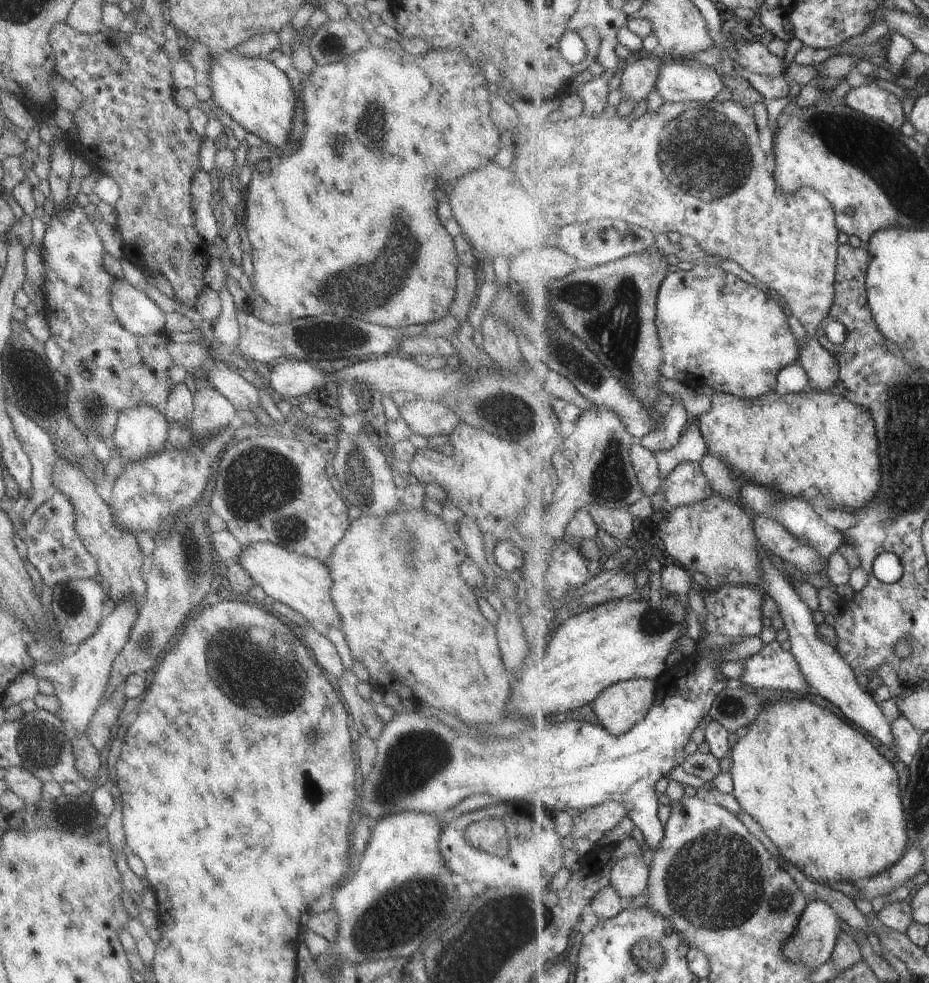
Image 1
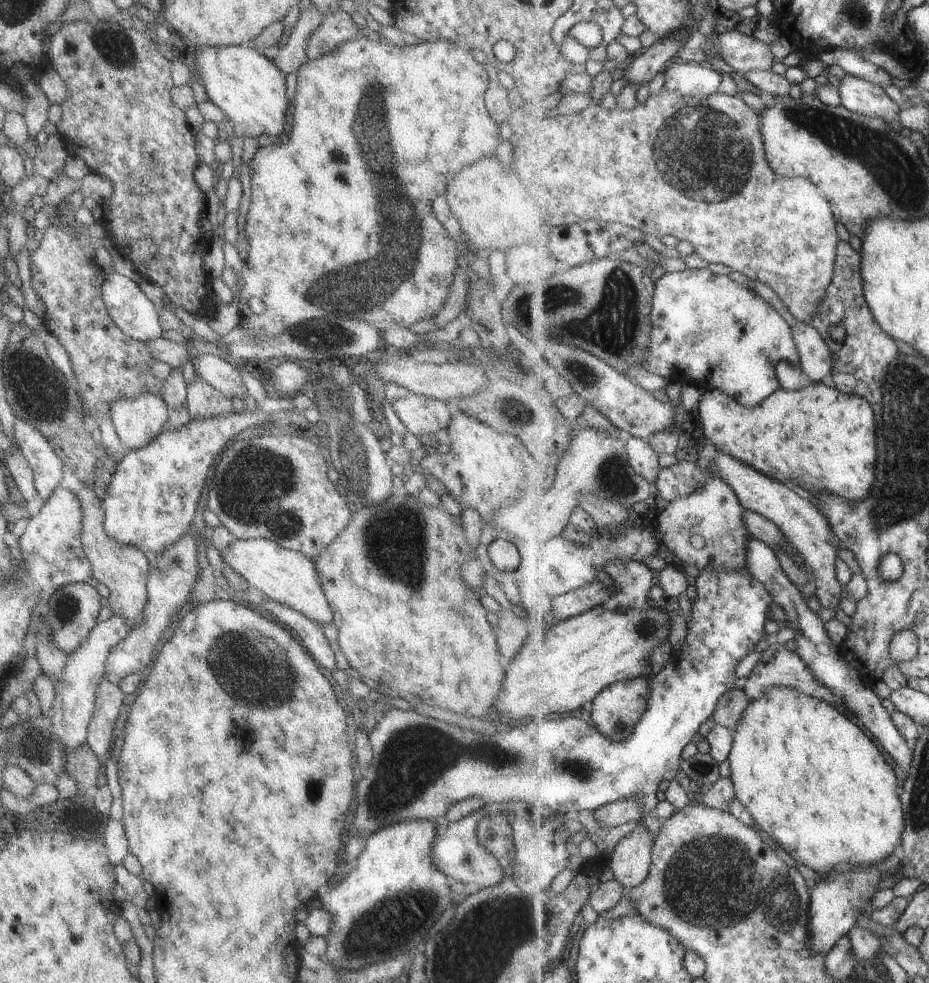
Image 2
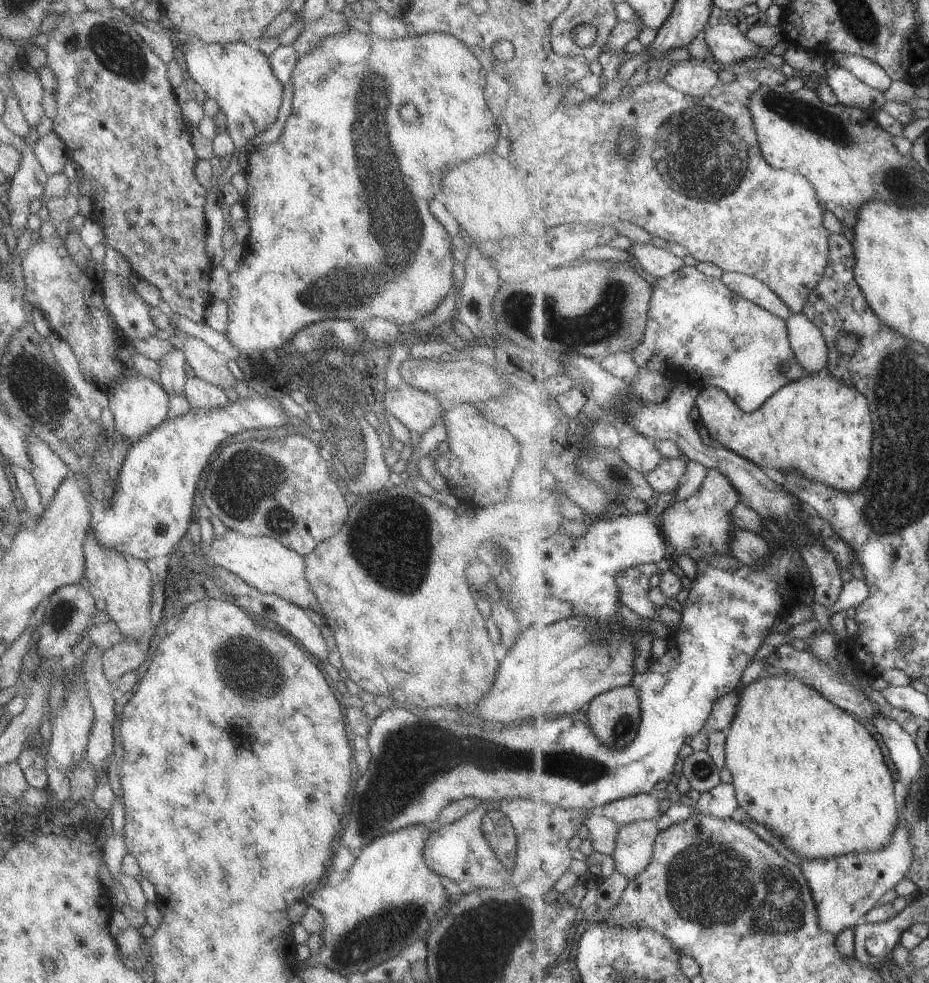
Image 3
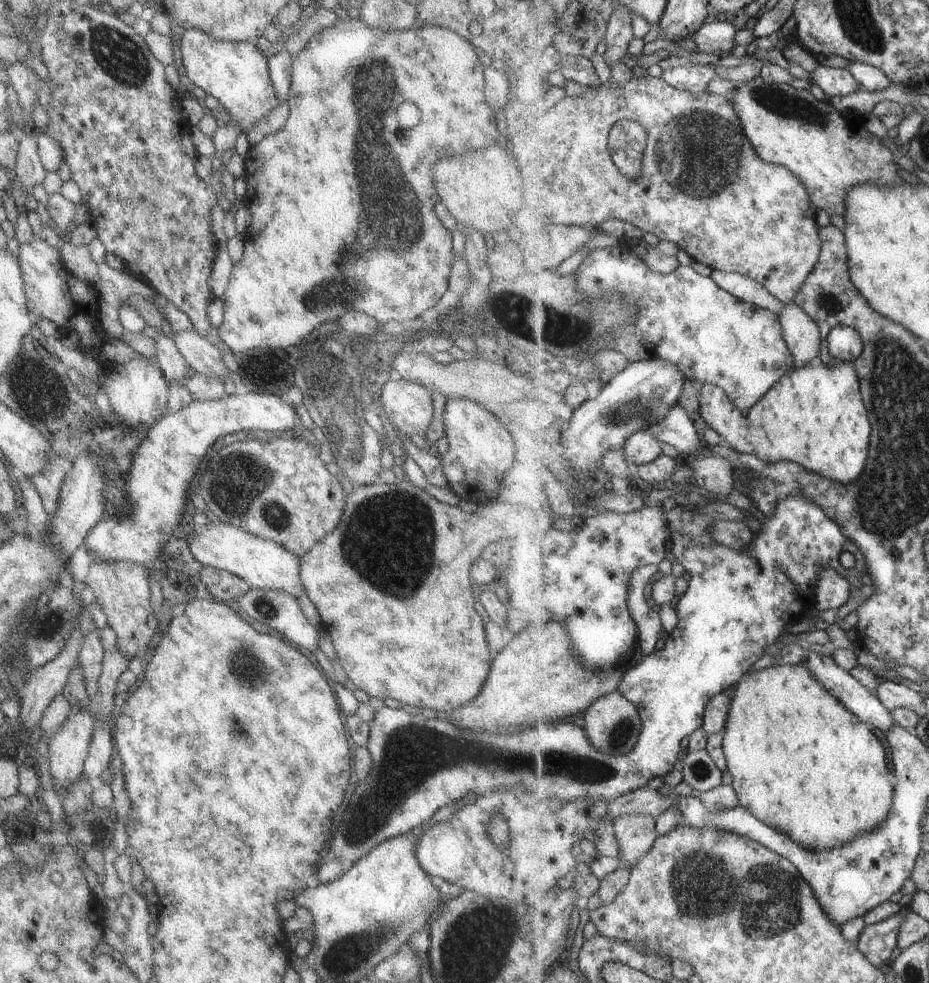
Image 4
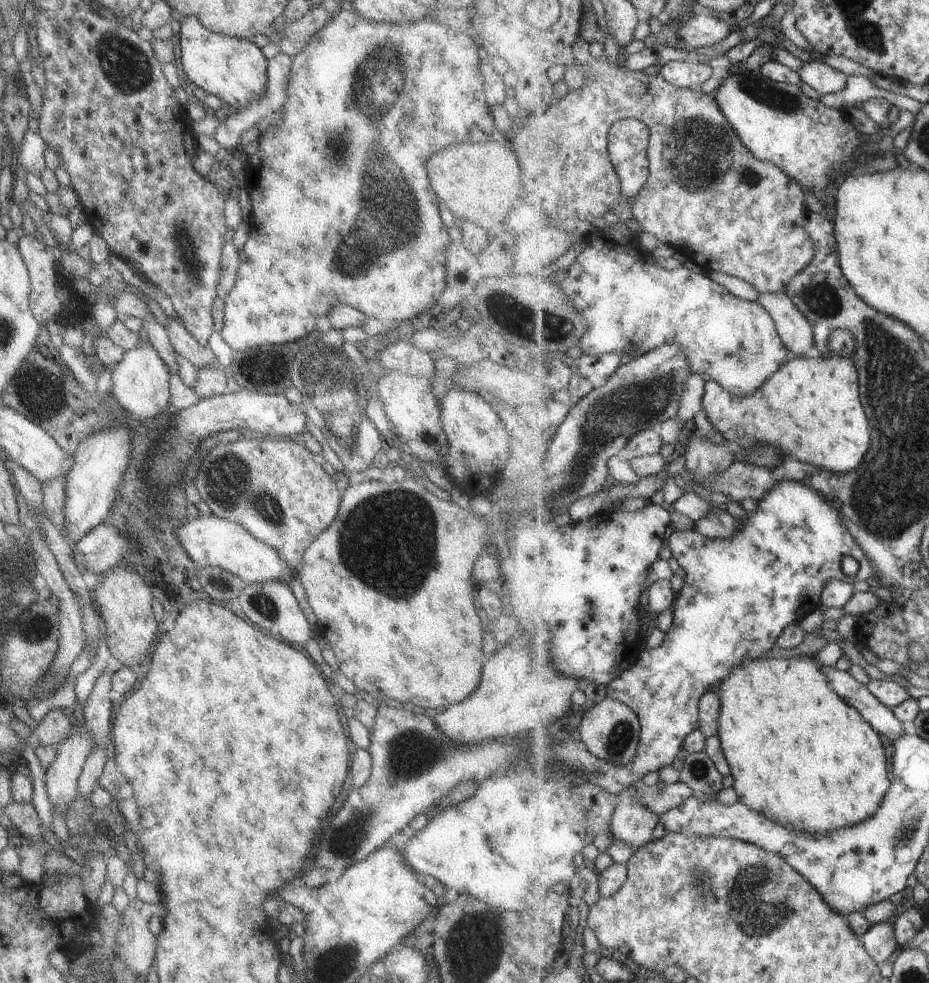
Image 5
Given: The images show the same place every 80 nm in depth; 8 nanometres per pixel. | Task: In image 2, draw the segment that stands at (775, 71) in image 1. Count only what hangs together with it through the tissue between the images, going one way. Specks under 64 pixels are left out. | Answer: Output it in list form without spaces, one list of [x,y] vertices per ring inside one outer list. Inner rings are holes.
[[[722,26],[717,34],[719,52],[734,71],[742,74],[752,70],[770,71],[777,61],[769,45],[754,36],[746,36],[737,30],[726,31]]]

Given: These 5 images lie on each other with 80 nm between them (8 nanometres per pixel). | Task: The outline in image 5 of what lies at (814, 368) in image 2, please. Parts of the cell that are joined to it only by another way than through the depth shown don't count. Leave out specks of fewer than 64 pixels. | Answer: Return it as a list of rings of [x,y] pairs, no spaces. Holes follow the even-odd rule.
[[[785,291],[761,293],[757,302],[774,316],[779,336],[791,352],[796,356],[813,354],[813,326]]]

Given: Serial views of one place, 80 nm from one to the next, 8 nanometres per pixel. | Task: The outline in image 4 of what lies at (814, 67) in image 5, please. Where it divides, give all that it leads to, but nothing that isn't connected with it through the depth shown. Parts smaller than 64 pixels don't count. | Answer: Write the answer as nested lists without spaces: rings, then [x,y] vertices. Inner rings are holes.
[[[819,65],[817,70],[811,73],[809,81],[819,85],[829,98],[847,96],[847,94],[853,94],[853,92],[863,89],[862,84],[853,76],[847,66],[832,68]]]

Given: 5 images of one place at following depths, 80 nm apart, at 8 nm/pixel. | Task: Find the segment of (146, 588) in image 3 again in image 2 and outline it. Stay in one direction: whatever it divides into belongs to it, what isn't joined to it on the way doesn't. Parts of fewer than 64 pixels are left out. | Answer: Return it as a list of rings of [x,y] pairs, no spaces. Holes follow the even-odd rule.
[[[85,483],[78,486],[73,492],[80,506],[80,545],[90,564],[90,581],[94,584],[103,584],[107,588],[107,604],[112,614],[122,616],[130,628],[140,623],[143,605],[146,601],[145,577],[148,573],[147,558],[143,553],[130,544],[115,542],[102,527],[103,511],[100,501],[91,488]]]

